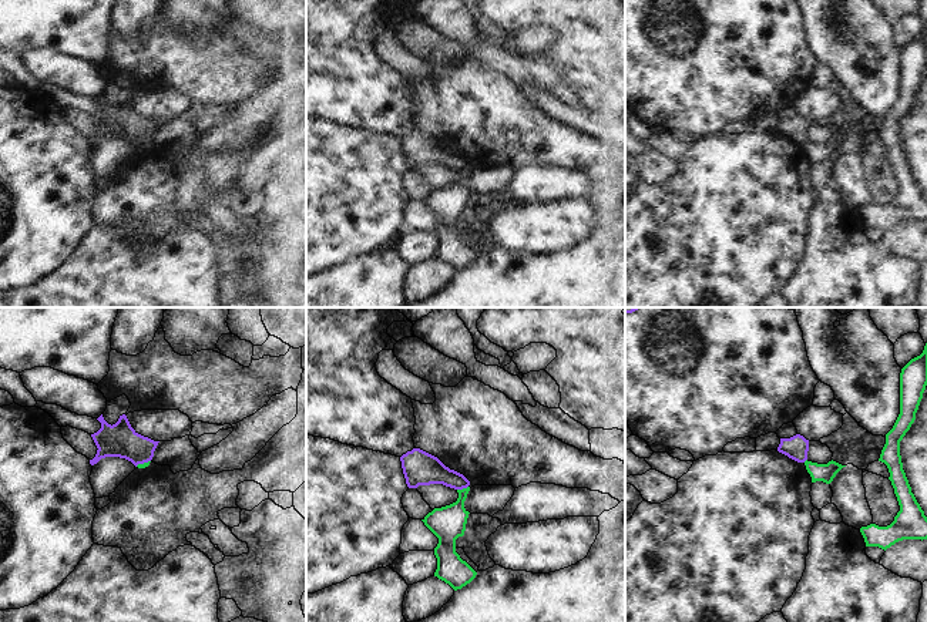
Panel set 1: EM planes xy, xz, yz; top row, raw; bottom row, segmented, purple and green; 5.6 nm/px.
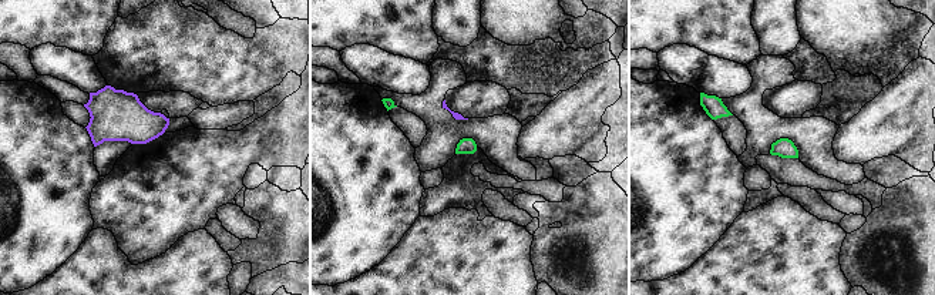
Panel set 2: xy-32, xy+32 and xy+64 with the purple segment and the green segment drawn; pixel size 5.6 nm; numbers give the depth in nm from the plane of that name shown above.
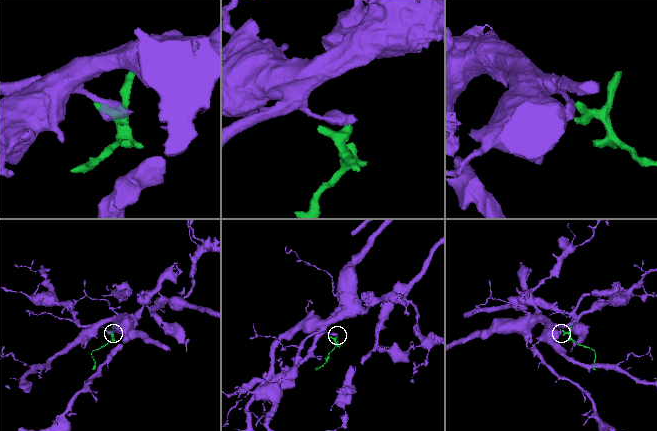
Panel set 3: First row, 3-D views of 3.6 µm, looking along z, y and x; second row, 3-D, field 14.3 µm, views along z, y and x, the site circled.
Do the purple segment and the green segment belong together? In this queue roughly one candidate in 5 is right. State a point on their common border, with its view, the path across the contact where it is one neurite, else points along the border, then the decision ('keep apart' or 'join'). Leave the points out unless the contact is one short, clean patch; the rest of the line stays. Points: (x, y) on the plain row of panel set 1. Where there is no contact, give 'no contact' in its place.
meets purple in xz at (462, 170); border along xz (467, 167), (457, 171); keep apart

